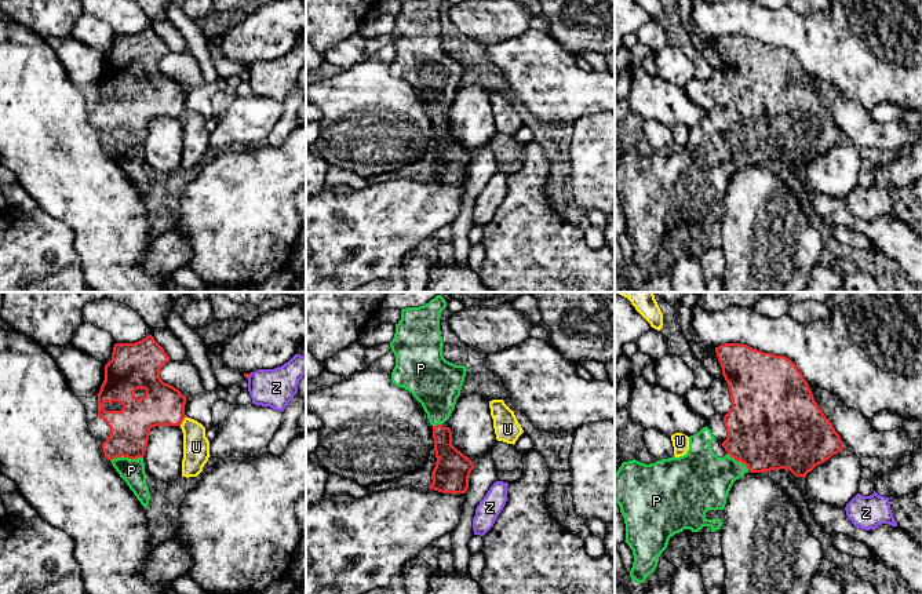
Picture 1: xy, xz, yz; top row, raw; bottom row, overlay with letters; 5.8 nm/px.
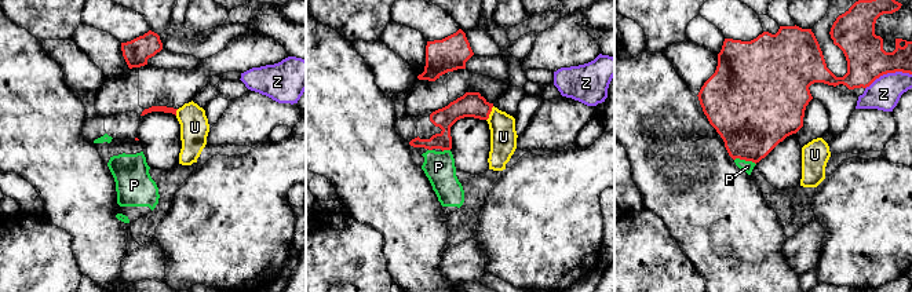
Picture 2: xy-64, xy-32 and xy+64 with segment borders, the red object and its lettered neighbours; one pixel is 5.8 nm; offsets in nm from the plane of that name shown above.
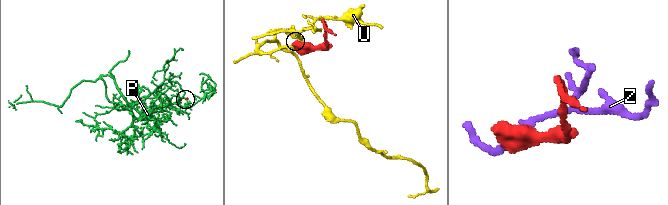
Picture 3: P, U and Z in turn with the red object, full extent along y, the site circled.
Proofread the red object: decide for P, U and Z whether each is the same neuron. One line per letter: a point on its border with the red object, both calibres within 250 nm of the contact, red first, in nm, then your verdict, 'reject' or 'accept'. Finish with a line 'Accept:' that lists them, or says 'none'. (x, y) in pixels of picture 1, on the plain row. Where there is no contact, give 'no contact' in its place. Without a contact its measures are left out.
P: xy (126, 148) | 220/140 nm | accept
U: xy (182, 112) | 240/160 nm | reject
Z: xy (248, 66) | 20/220 nm | reject
Accept: P

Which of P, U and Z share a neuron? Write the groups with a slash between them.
P / U / Z

